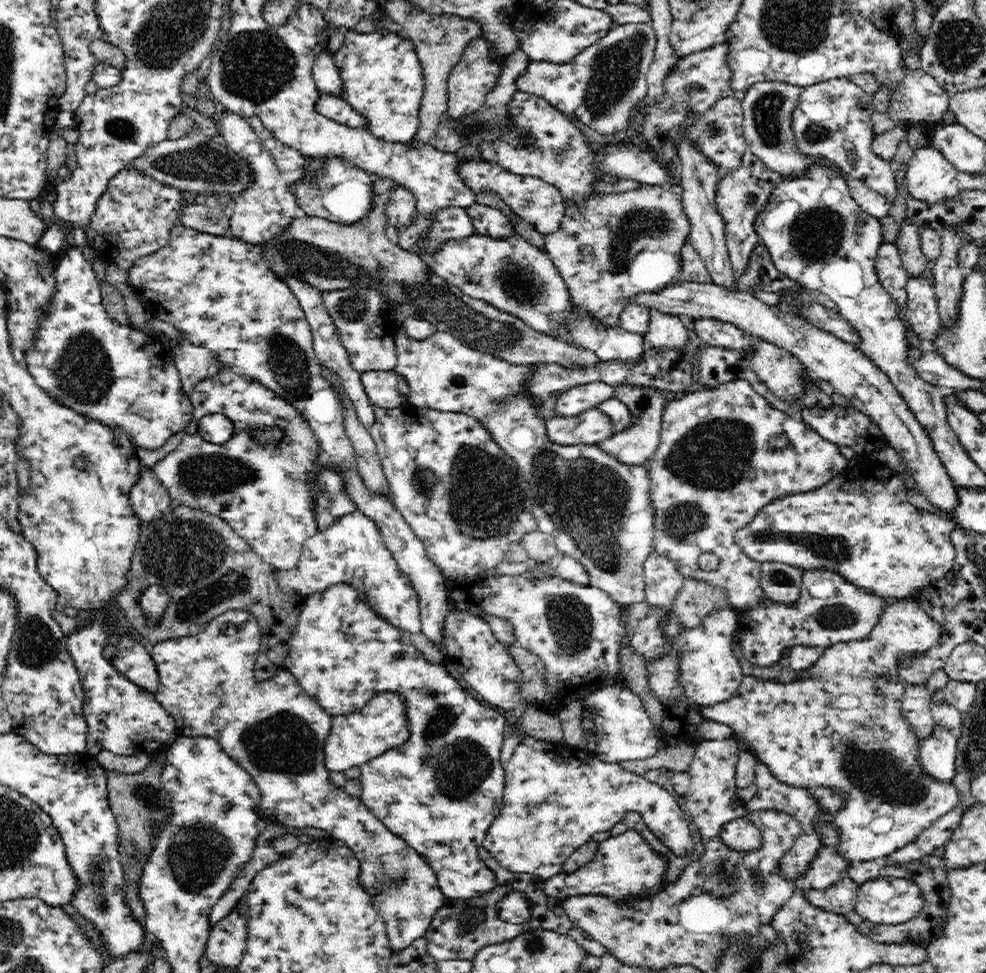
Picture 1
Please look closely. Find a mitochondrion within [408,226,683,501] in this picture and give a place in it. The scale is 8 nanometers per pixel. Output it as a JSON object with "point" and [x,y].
{"point":[518,282]}

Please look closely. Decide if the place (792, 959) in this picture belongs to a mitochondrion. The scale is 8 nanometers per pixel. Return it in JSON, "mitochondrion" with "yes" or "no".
{"mitochondrion":"no"}

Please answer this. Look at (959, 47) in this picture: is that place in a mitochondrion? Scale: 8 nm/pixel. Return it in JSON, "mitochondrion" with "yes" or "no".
{"mitochondrion":"yes"}

